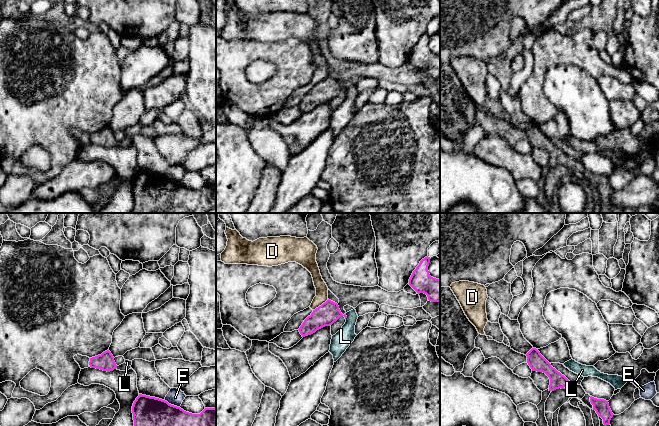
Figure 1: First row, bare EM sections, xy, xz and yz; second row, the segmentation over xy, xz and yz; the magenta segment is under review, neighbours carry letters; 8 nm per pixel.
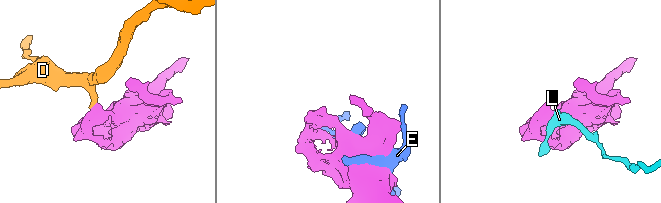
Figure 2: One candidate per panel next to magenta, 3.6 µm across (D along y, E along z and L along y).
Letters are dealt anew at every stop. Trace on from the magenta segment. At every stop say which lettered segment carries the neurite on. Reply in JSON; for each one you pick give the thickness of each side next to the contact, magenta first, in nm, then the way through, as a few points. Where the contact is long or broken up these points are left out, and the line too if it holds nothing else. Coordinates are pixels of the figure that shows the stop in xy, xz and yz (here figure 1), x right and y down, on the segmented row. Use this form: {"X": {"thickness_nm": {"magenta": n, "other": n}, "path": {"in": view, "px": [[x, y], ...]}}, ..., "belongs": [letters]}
{"belongs": []}

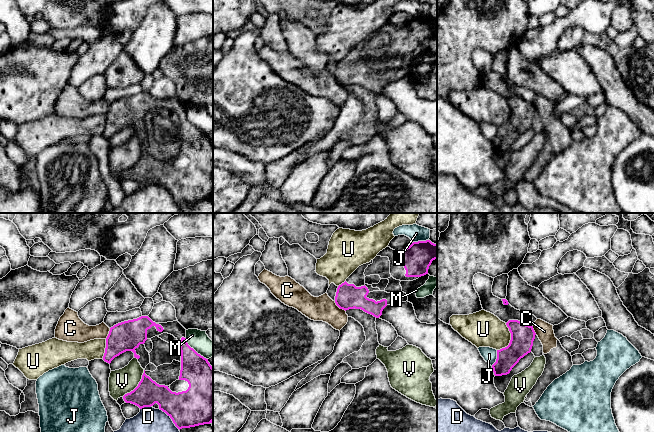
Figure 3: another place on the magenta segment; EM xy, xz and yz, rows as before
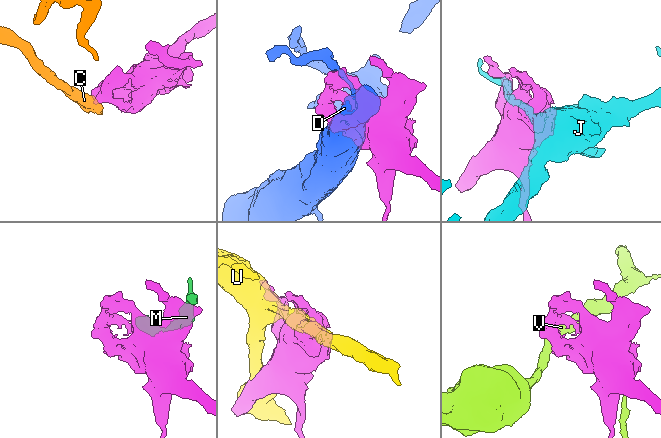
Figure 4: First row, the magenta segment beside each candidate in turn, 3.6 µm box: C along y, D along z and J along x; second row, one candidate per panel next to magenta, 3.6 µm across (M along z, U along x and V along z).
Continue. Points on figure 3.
{"C": {"thickness_nm": {"magenta": 200, "other": 200}, "path": {"in": "xz", "px": [[348, 296], [339, 307], [323, 308]]}}, "belongs": ["C"]}

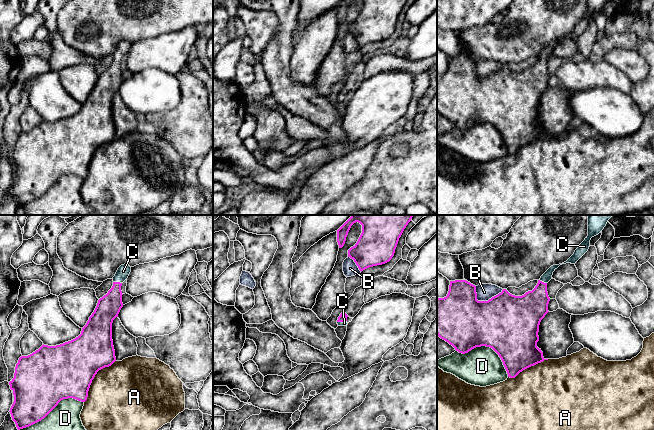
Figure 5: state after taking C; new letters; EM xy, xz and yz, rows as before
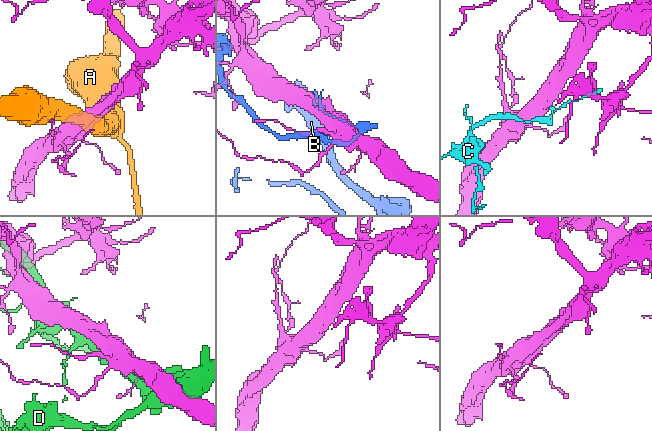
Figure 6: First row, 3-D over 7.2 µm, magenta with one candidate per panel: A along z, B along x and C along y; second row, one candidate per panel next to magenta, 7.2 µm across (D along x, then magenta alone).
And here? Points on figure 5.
{"C": {"thickness_nm": {"magenta": 190, "other": 100}, "path": {"in": "xy", "px": [[108, 307], [114, 297], [117, 282], [123, 271]]}}, "belongs": ["C"]}

